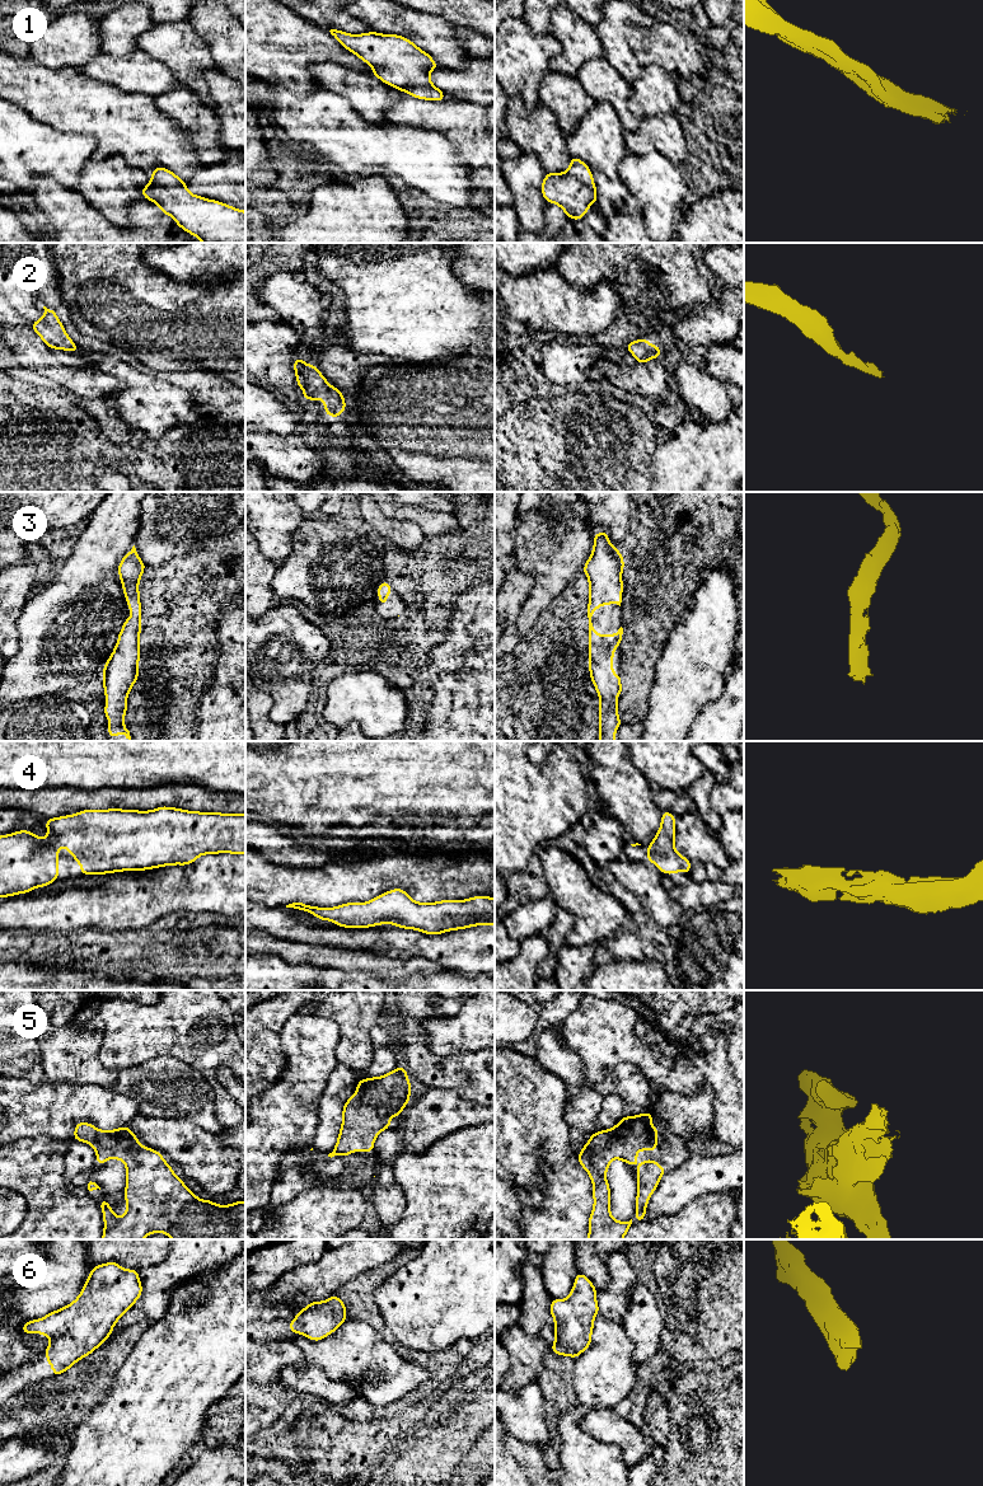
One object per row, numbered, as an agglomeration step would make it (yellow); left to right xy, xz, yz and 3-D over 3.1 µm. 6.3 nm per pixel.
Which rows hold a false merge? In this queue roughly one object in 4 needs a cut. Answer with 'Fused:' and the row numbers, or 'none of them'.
Fused: none of them

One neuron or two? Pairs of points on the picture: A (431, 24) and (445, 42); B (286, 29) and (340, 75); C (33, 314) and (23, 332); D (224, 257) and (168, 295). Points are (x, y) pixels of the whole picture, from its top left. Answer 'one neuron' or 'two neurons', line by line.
A: one neuron
B: two neurons
C: two neurons
D: two neurons

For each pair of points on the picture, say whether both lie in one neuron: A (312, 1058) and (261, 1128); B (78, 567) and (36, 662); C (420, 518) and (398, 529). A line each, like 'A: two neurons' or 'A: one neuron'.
A: one neuron
B: one neuron
C: two neurons

